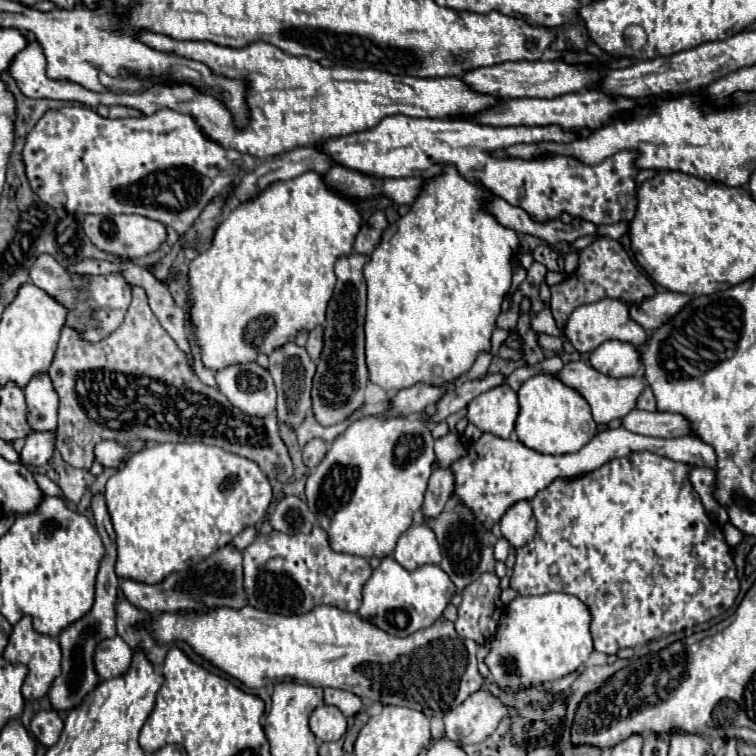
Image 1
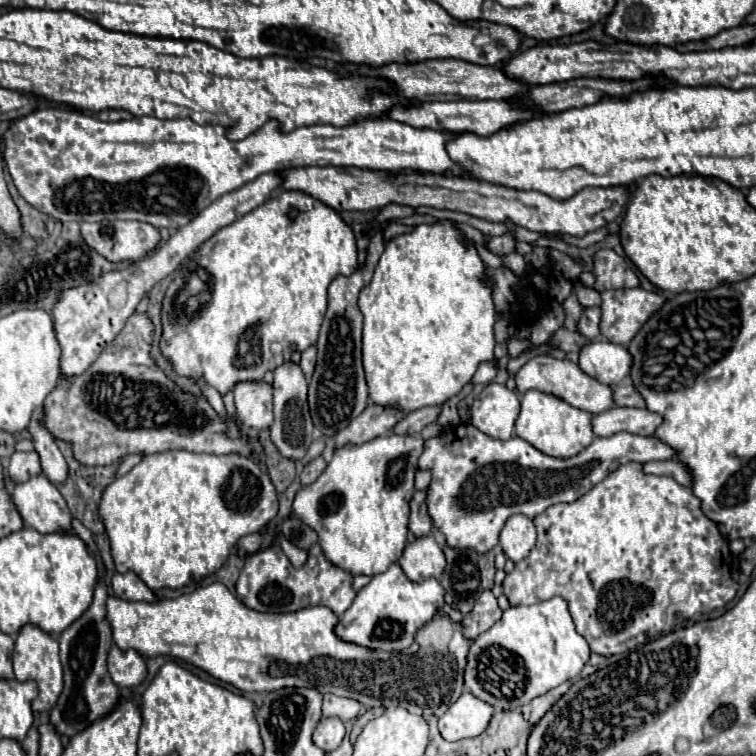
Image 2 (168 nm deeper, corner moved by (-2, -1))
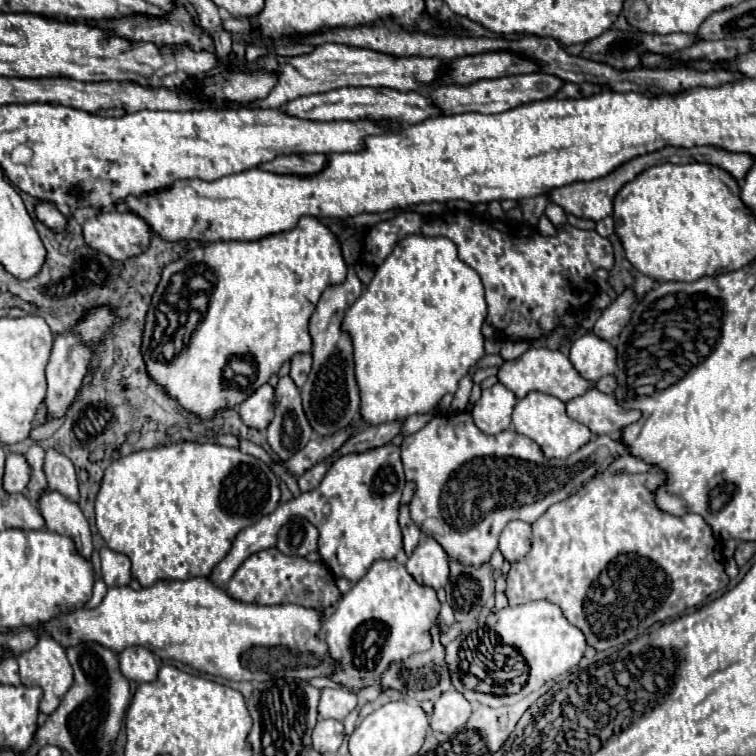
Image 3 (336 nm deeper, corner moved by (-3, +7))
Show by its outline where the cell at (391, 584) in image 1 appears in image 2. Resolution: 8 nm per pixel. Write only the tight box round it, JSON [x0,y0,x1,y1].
[334,564,444,652]

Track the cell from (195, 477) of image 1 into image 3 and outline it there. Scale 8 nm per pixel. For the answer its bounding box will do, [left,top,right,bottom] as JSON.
[95,442,279,586]

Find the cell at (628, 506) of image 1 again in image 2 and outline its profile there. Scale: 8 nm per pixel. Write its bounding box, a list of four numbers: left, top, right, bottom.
[504,462,738,656]

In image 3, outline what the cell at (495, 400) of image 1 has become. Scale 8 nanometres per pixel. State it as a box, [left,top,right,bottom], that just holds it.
[473,382,517,434]

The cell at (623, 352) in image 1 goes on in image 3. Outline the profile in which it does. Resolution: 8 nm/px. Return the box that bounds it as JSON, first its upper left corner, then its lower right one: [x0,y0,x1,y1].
[569,332,617,382]

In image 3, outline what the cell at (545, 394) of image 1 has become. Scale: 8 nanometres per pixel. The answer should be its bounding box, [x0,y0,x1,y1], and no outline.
[513,390,593,458]

